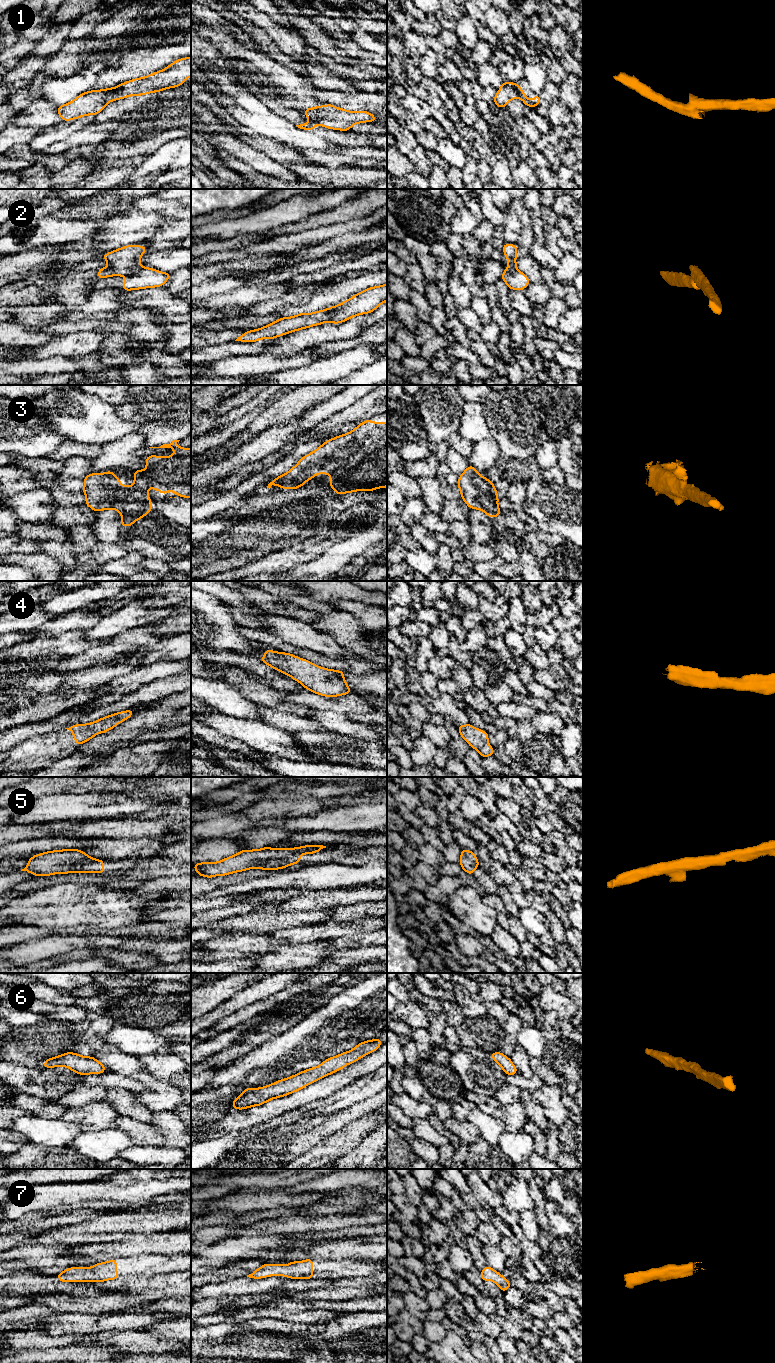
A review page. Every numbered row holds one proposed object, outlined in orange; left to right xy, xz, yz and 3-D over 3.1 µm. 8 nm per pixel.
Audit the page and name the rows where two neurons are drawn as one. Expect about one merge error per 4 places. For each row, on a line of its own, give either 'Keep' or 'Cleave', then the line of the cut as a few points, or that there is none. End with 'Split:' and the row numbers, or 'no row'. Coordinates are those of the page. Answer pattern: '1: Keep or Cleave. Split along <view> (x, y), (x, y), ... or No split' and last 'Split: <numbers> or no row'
1: Cleave. Split along xy (118, 86), (108, 94), (107, 101)
2: Cleave. Split along xy (140, 266), (125, 276)
3: Keep. No split
4: Keep. No split
5: Keep. No split
6: Keep. No split
7: Keep. No split
Split: 1, 2

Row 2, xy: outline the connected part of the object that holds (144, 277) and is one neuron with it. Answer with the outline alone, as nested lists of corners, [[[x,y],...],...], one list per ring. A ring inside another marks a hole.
[[[140,267],[133,274],[125,276],[122,289],[125,291],[161,287],[167,282],[171,273],[161,272],[148,267]]]

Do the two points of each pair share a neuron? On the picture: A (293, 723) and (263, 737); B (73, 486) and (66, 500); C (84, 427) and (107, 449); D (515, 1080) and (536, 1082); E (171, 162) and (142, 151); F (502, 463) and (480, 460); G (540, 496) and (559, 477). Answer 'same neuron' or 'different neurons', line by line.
A: different neurons
B: different neurons
C: different neurons
D: same neuron
E: different neurons
F: same neuron
G: different neurons

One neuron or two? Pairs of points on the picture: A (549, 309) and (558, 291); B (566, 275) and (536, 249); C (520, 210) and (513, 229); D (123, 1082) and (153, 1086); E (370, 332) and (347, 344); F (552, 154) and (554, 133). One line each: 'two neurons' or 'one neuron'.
A: two neurons
B: two neurons
C: two neurons
D: two neurons
E: one neuron
F: one neuron

